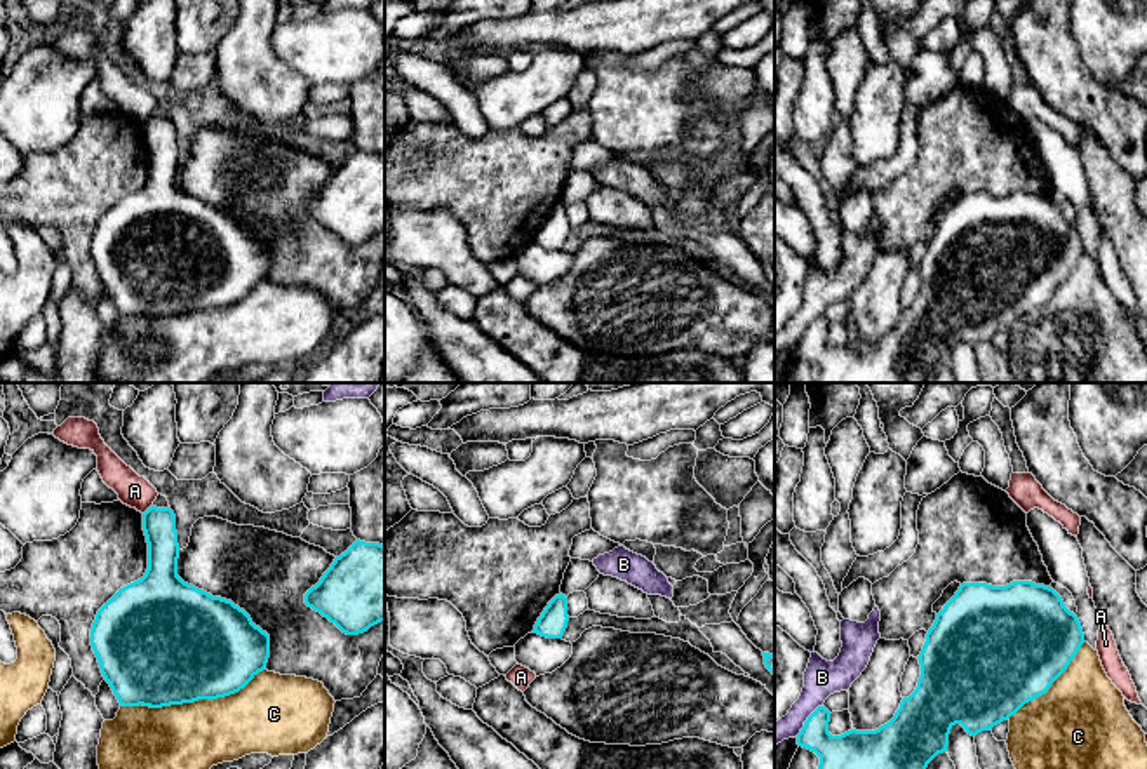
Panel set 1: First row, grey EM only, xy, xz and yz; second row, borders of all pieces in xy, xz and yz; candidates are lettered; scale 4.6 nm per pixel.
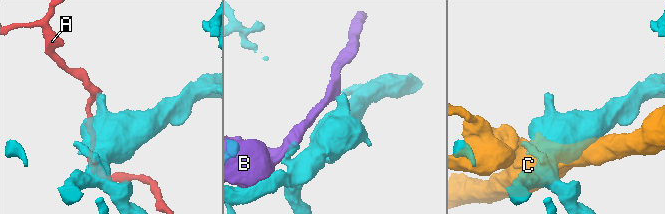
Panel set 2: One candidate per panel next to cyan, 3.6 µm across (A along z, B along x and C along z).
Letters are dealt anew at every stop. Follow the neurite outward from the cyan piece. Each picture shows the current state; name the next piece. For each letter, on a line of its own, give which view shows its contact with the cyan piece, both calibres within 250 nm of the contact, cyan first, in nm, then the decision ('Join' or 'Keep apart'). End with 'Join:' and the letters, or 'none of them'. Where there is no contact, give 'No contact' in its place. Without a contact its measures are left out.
A: Touches cyan in xy. Thickness 160 nm (cyan) against 150 nm. Keep apart
B: Touches cyan in yz. Thickness 180 nm (cyan) against 170 nm. Keep apart
C: Touches cyan in xy. Thickness 500 nm (cyan) against 320 nm. Keep apart
Join: none of them

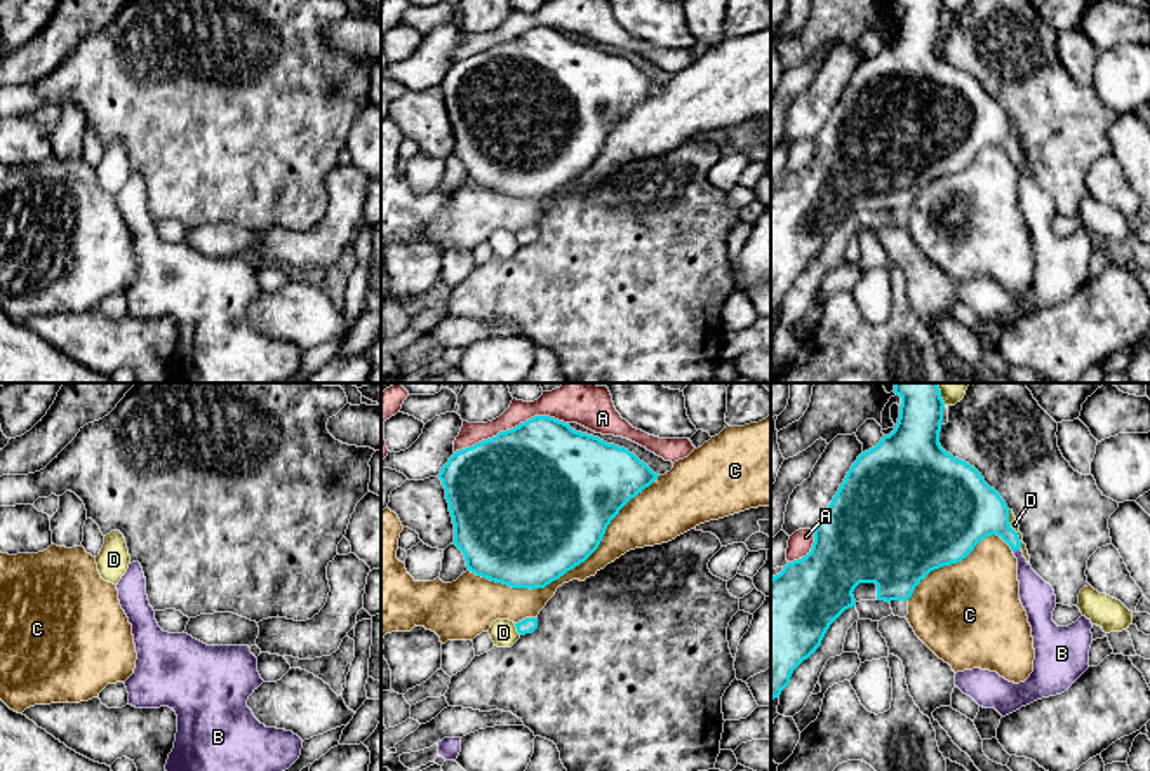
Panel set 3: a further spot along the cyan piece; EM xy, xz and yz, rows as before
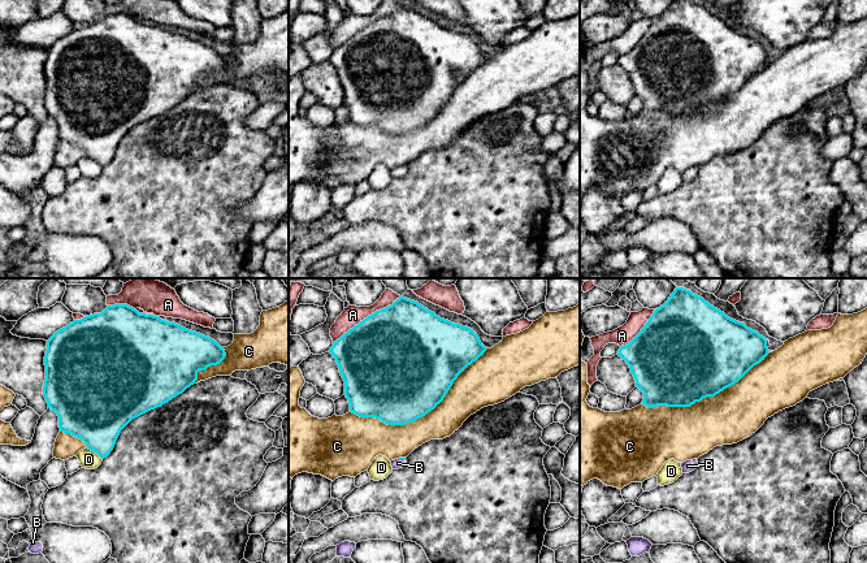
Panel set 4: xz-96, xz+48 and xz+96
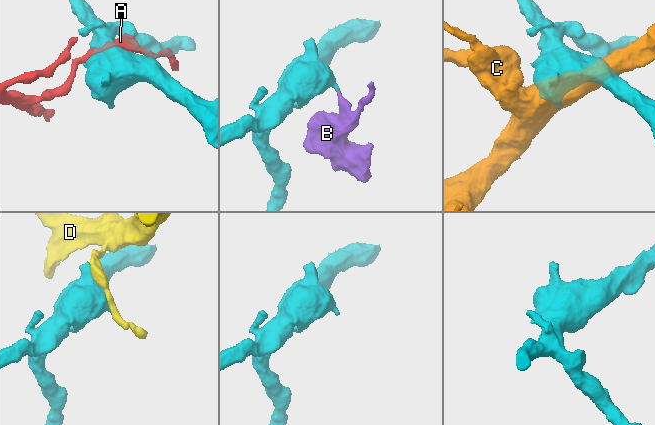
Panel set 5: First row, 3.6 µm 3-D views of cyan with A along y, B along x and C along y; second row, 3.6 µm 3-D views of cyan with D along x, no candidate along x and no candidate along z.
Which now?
A: Touches cyan in xz. Thickness 500 nm (cyan) against 140 nm. Keep apart
B: Touches cyan in yz. Thickness 240 nm (cyan) against 160 nm. Join
C: Touches cyan in xz. Thickness 500 nm (cyan) against 140 nm. Keep apart
D: Touches cyan in yz. Thickness 320 nm (cyan) against 50 nm. Keep apart
Join: B

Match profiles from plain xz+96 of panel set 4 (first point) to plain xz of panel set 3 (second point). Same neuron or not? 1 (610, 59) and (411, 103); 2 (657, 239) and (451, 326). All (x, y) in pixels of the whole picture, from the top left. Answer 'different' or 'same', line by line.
1: different
2: same

